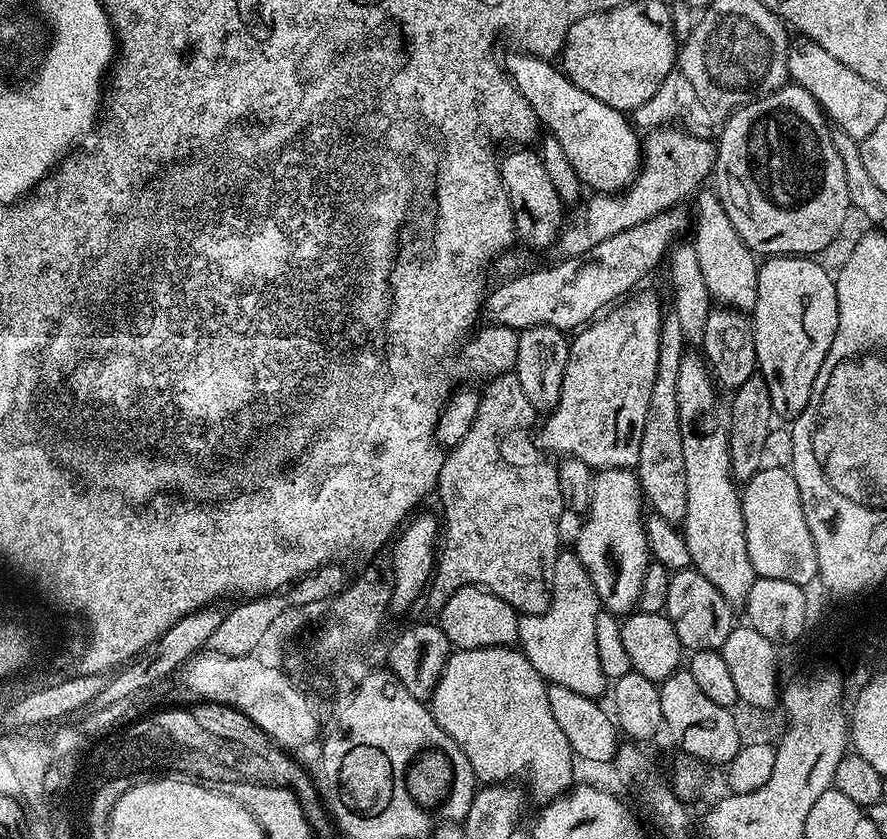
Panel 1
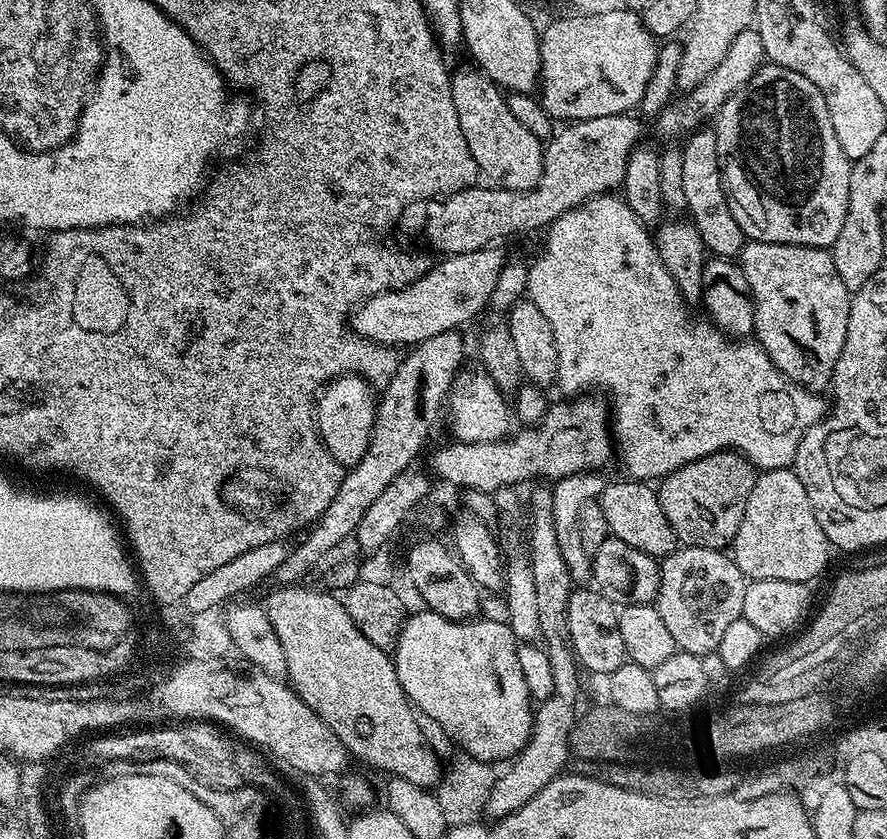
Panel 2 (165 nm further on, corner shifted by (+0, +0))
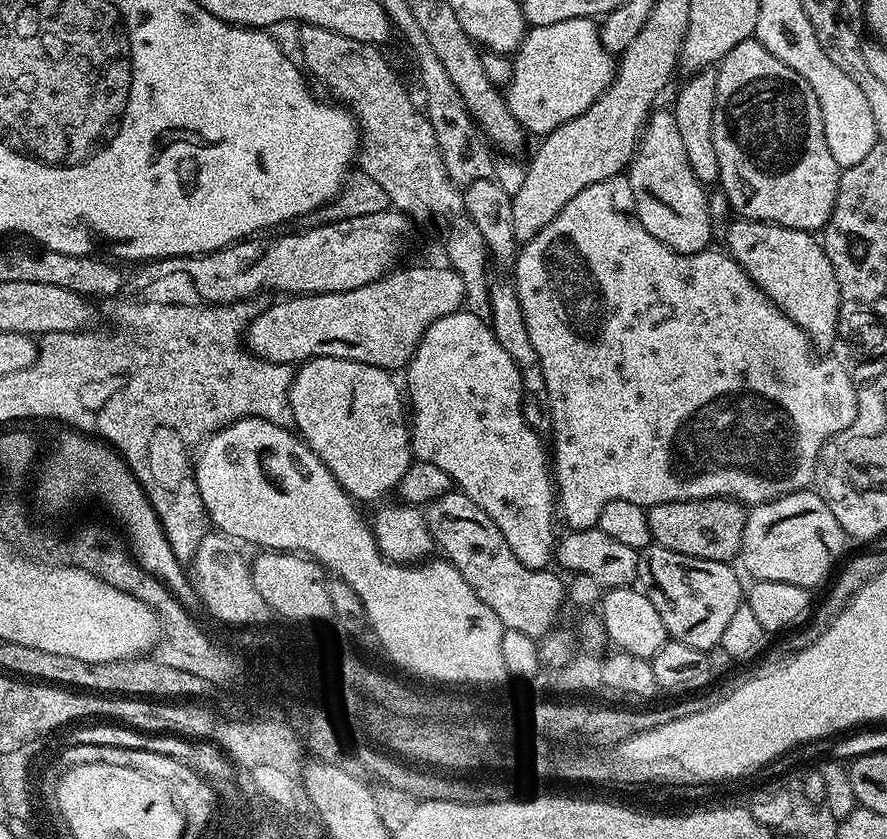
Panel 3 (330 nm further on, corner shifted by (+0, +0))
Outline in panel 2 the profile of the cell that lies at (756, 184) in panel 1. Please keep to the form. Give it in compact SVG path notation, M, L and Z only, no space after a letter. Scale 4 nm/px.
M765 62L739 90L724 99L724 104L714 117L714 127L718 142L718 166L722 174L724 193L728 199L730 214L734 214L734 222L742 226L745 237L749 241L757 240L767 244L801 244L811 248L831 249L832 243L842 230L842 222L846 222L853 161L848 160L846 154L842 154L842 146L834 134L834 122L830 122L830 110L826 110L826 98L822 98L818 86L814 86L810 78L802 78L802 74L794 74L794 70L786 70L777 64Z

